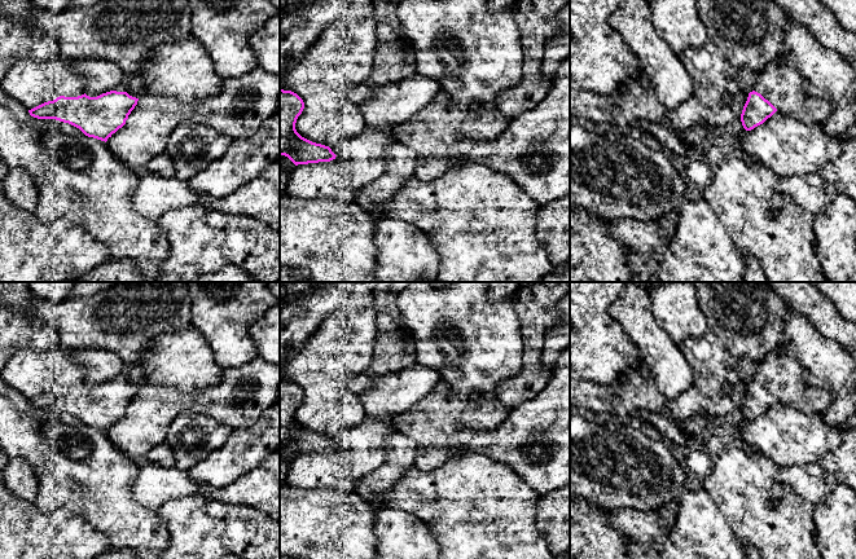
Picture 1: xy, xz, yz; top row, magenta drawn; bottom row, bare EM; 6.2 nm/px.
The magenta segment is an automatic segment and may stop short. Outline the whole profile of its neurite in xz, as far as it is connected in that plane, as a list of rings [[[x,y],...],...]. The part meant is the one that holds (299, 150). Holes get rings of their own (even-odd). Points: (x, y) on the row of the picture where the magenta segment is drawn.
[[[280,89],[280,155],[287,157],[295,166],[335,159],[329,146],[312,142],[297,132],[295,123],[303,109],[304,102],[297,93]]]

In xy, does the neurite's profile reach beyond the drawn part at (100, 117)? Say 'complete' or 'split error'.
split error

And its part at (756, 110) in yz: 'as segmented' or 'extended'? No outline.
extended

